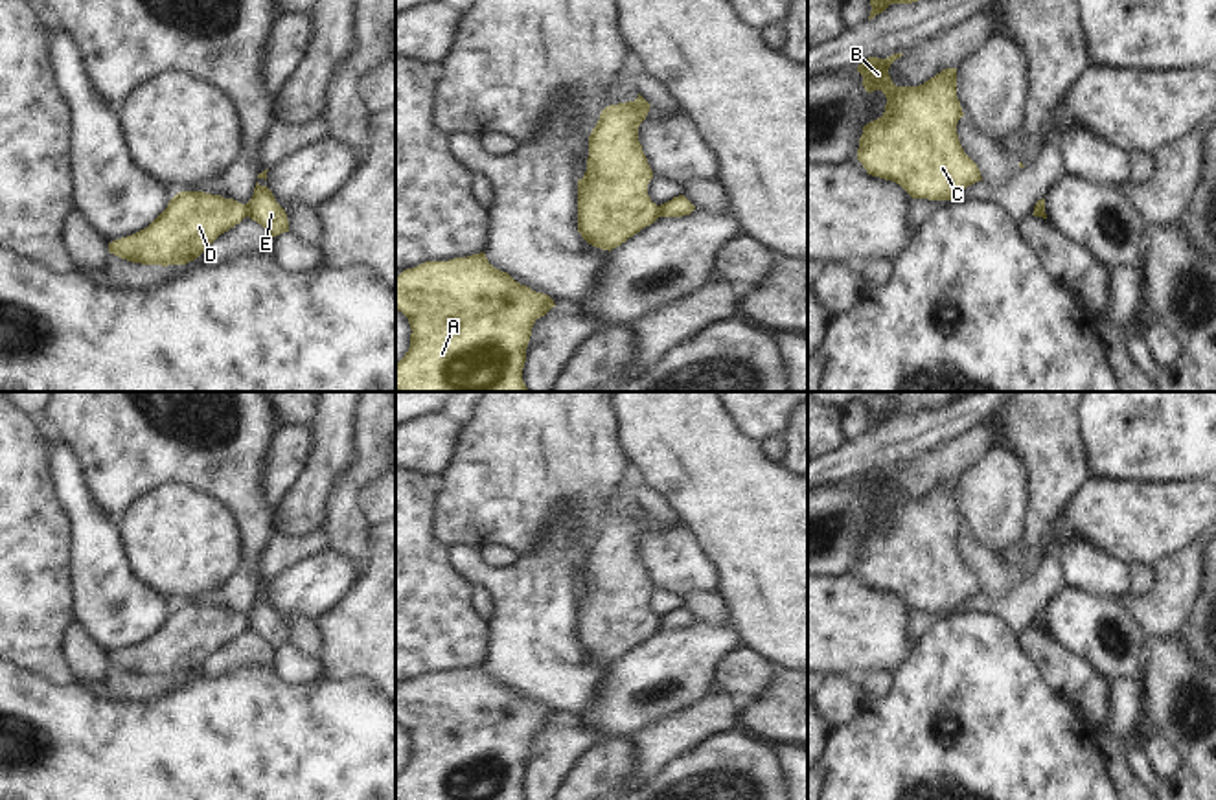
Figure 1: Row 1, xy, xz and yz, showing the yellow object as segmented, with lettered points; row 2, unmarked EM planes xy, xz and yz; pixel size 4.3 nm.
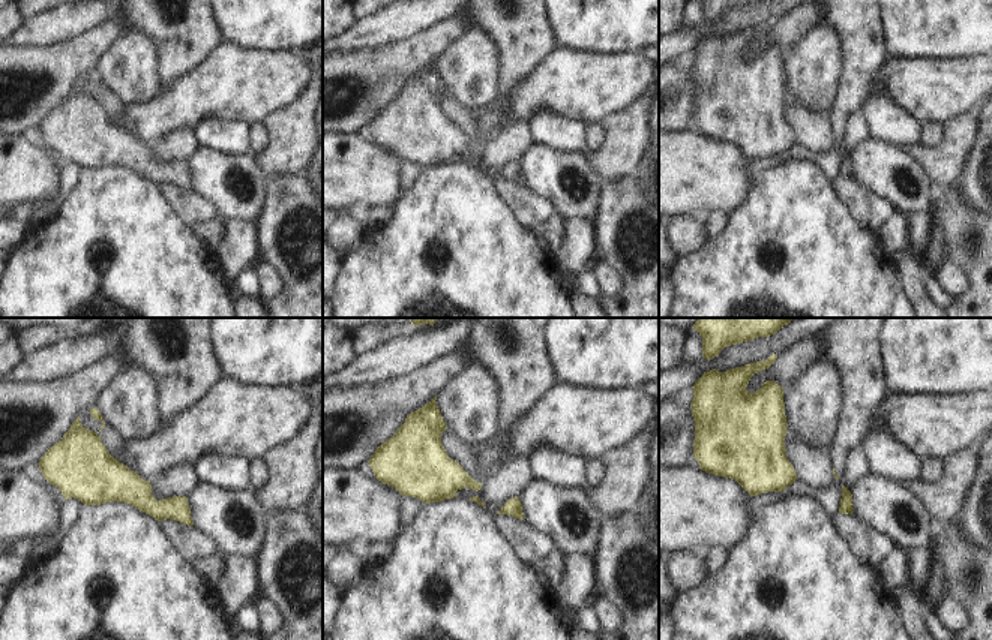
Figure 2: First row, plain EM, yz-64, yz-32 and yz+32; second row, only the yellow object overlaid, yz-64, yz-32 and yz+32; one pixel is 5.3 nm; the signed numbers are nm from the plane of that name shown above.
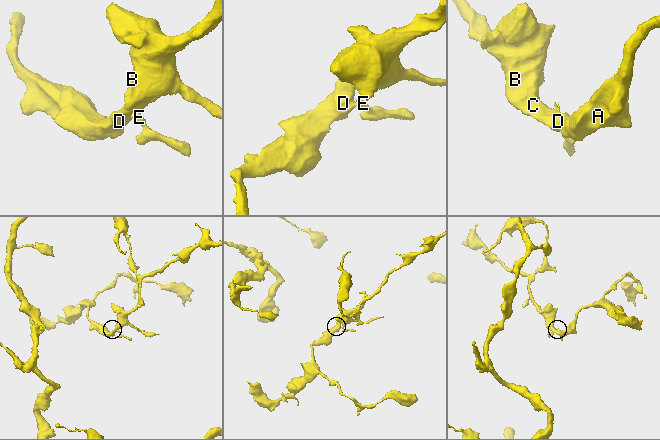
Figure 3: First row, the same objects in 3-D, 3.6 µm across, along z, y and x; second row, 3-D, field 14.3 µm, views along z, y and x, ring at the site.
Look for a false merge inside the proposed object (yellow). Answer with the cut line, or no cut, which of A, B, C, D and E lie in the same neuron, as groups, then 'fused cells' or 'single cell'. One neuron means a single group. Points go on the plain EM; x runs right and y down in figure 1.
cut in xy along (245, 617), (247, 628); A B C D / E; fused cells

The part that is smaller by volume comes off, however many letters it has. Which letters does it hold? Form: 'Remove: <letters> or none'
Remove: E

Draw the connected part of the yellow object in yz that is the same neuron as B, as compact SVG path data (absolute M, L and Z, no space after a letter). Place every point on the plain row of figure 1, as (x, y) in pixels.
M901 467L868 469L857 478L865 502L881 502L887 509L883 528L863 539L857 572L868 587L900 596L912 611L953 612L968 598L982 592L957 546L957 535L964 528L957 509L957 480L946 480L918 498L896 498L889 480Z

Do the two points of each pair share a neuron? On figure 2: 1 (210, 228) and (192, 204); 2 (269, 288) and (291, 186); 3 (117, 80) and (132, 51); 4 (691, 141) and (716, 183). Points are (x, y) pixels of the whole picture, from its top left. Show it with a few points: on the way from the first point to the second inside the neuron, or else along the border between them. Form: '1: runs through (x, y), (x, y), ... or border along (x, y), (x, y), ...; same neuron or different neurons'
1: border along (216, 215), (194, 228); different neurons
2: border along (261, 258), (282, 284), (282, 290), (270, 302); different neurons
3: runs through (125, 72), (132, 59); same neuron
4: runs through (691, 152), (706, 173); same neuron

